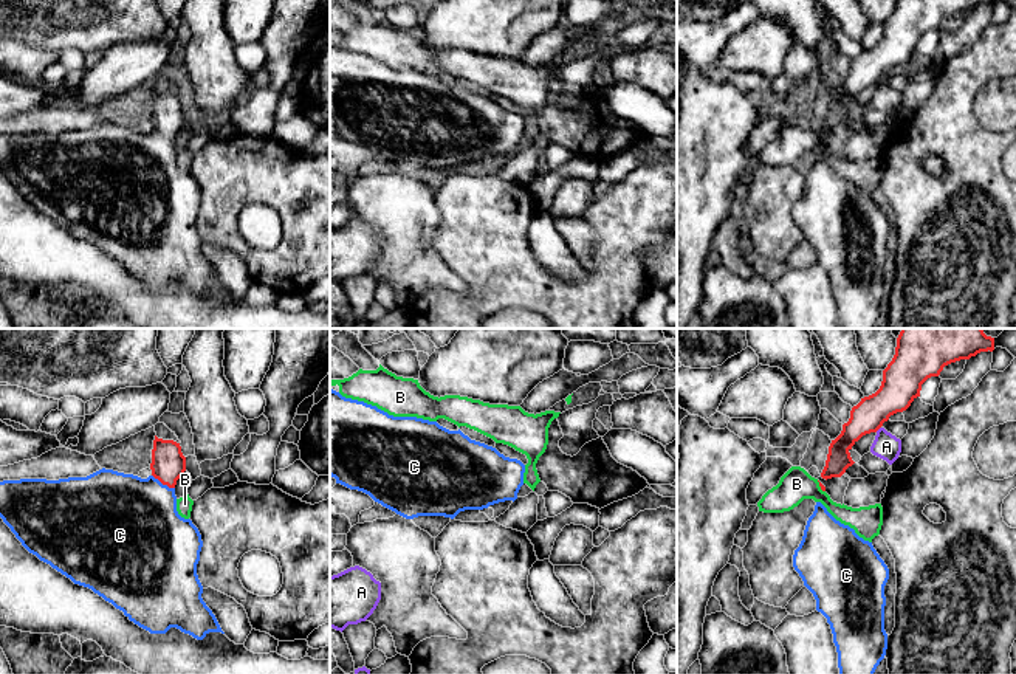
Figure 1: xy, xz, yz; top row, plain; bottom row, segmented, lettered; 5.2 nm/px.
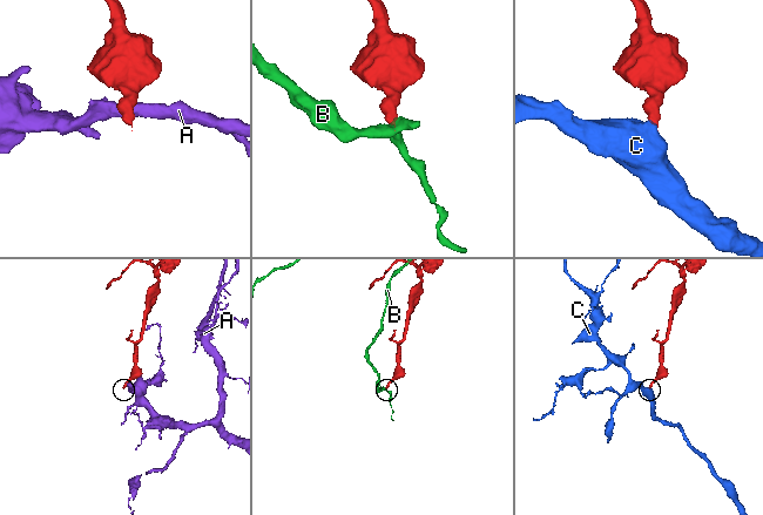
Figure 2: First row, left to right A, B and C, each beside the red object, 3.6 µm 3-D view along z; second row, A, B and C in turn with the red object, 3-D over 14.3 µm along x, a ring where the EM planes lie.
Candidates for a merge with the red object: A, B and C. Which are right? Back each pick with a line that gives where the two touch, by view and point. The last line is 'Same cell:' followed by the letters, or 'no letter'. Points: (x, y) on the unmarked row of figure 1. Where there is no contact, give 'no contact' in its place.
C: meets red in xy at (163, 137)
Same cell: C

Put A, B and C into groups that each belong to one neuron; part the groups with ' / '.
A / B / C

